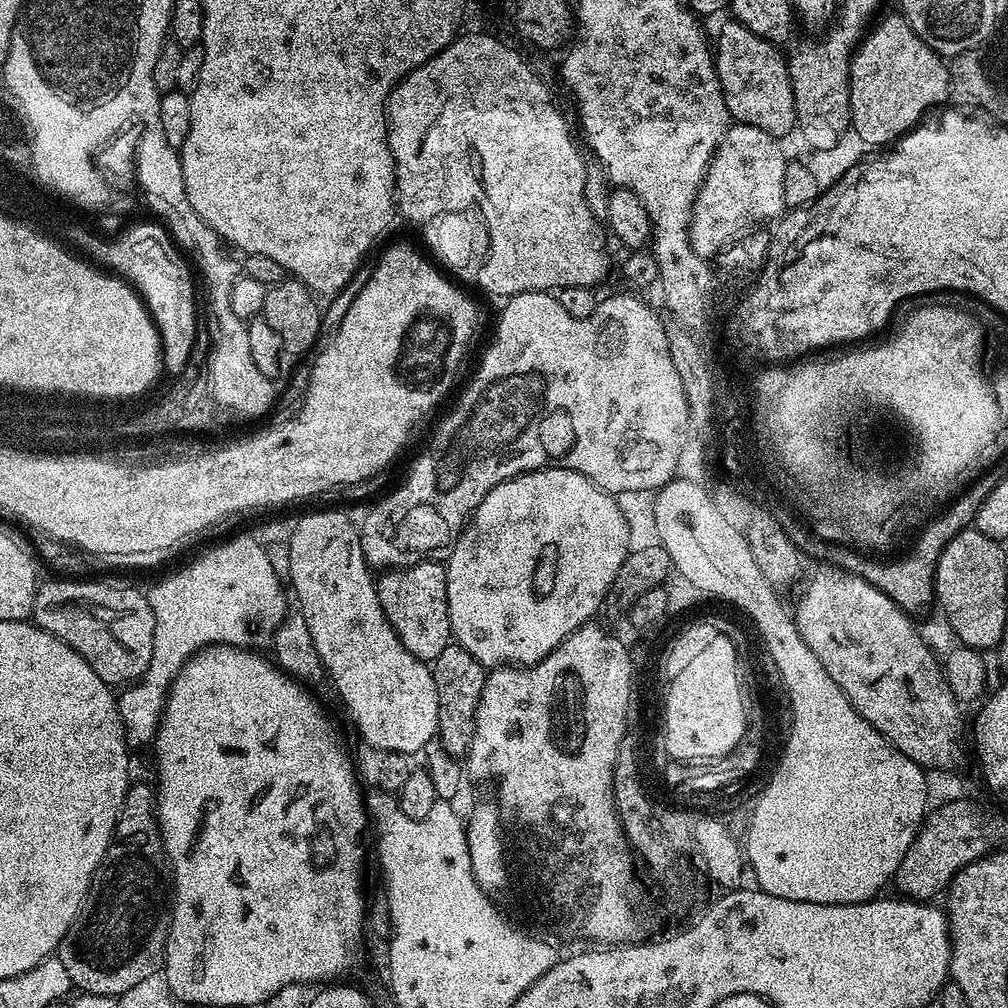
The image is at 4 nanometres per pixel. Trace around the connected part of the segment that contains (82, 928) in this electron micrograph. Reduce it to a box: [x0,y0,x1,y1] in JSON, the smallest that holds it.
[58,783,174,998]

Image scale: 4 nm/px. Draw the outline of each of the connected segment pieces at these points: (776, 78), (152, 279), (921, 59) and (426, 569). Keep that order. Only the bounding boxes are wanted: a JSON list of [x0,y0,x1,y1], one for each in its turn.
[[714,18,796,138],[68,223,198,376],[848,16,950,146],[376,560,452,662]]

